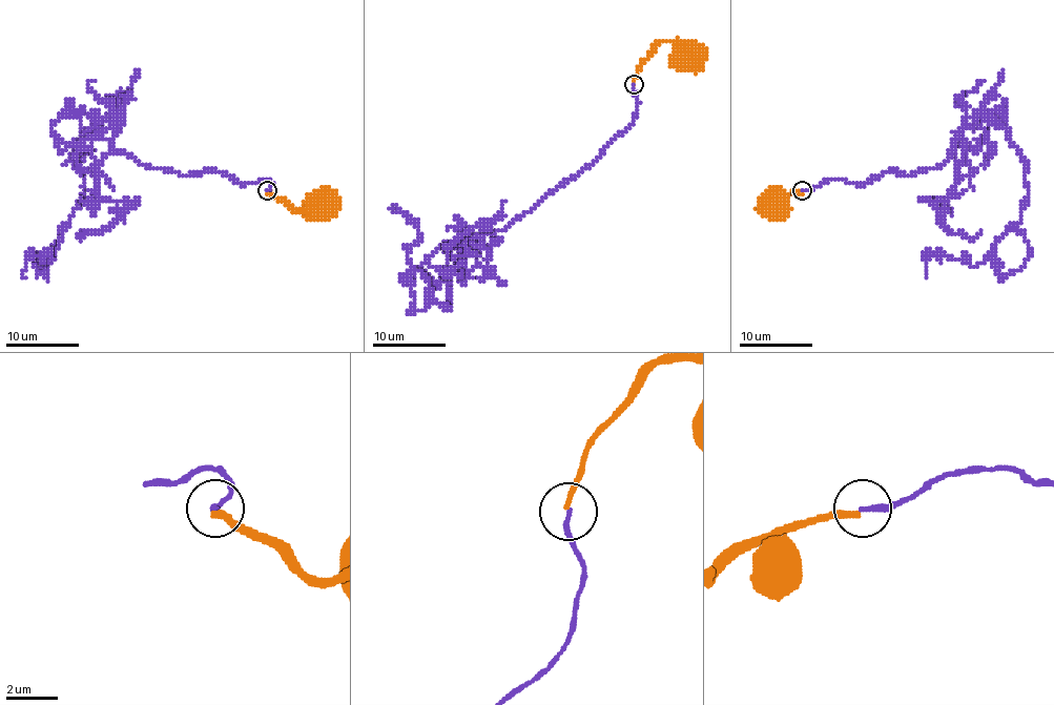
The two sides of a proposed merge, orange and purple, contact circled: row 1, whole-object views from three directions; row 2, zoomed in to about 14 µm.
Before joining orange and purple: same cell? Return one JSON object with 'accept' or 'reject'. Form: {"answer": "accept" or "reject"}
{"answer": "reject"}

